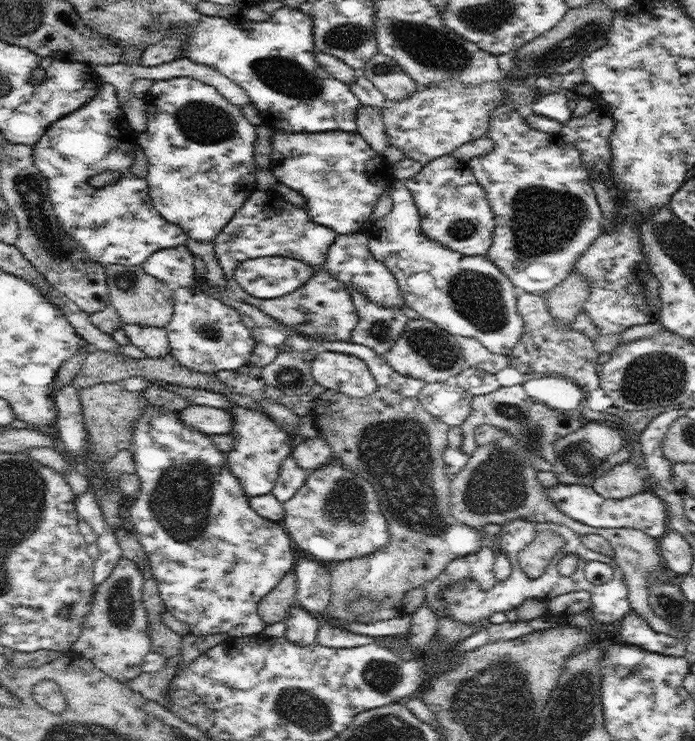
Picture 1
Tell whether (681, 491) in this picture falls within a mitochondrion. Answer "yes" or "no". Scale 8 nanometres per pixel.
no

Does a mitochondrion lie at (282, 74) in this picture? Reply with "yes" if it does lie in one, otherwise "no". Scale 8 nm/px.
yes

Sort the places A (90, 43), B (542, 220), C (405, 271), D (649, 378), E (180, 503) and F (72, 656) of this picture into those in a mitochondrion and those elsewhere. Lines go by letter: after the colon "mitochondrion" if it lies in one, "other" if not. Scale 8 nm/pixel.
A: other
B: mitochondrion
C: other
D: mitochondrion
E: mitochondrion
F: other

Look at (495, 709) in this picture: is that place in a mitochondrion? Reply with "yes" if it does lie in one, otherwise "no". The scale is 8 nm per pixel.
yes

